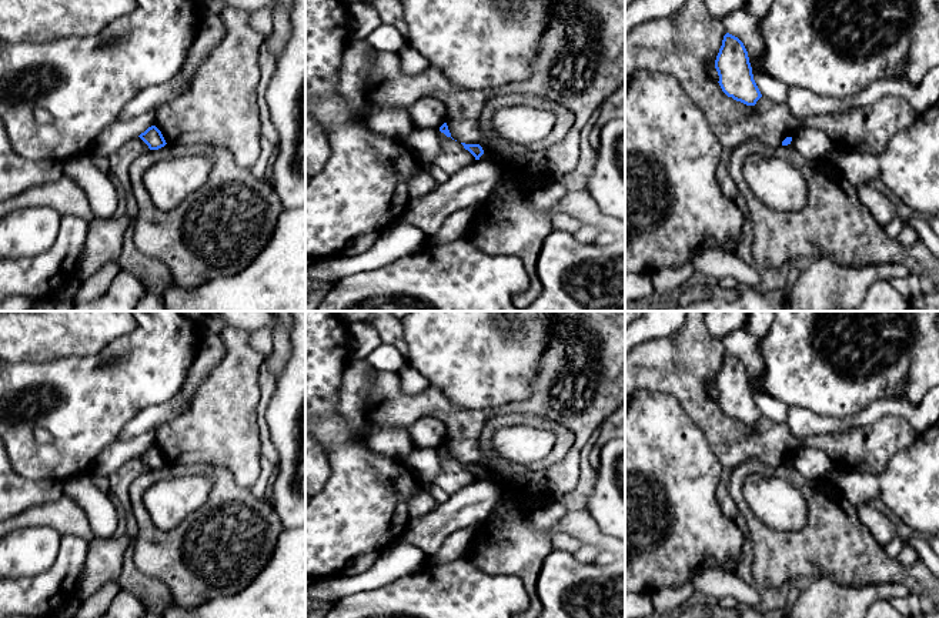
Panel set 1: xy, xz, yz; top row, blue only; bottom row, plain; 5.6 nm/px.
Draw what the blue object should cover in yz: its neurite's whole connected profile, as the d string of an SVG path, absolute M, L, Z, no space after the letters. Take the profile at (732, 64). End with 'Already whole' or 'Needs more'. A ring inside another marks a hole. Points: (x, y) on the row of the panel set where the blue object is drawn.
M726 33L715 60L722 91L736 101L755 106L762 97L752 74L748 51L743 43Z. Already whole

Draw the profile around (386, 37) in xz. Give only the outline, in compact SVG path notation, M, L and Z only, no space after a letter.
M381 23L367 40L377 51L395 51L400 53L408 40L394 26Z

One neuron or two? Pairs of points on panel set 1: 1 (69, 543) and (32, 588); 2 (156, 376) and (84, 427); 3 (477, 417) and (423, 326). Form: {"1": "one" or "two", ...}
{"1": "one", "2": "one", "3": "two"}

